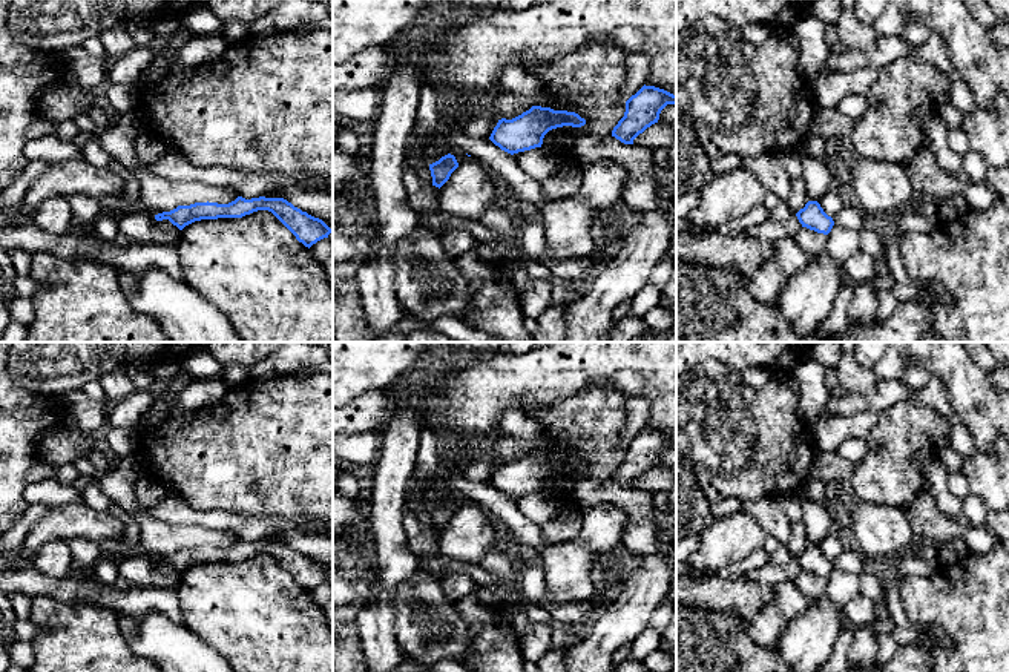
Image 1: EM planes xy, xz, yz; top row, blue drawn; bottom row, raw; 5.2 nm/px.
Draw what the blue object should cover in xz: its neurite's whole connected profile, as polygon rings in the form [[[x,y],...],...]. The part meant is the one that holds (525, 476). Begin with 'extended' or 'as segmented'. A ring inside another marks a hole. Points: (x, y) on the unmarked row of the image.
as segmented; [[[532,450],[512,463],[498,463],[489,483],[501,494],[514,499],[541,491],[544,479],[552,473],[563,469],[581,471],[584,468],[586,463],[575,456]]]

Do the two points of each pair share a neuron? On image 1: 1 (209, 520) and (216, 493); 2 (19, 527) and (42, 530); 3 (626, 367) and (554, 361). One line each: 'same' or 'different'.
1: different
2: different
3: same

